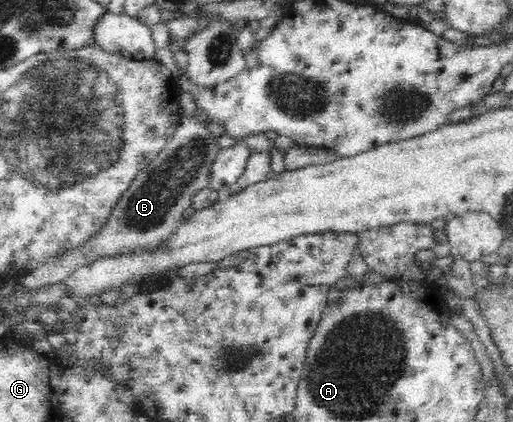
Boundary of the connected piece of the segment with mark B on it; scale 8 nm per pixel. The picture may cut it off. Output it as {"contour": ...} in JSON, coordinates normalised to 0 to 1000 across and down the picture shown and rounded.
{"contour":[[[357,275],[322,353],[285,400],[267,410],[255,441],[224,476],[205,533],[197,533],[197,543],[189,543],[162,581],[101,602],[88,618],[45,637],[31,671],[64,694],[88,675],[125,668],[150,635],[181,623],[189,609],[300,585],[326,571],[359,524],[357,500],[372,488],[376,462],[407,441],[411,391],[429,353],[423,332],[407,301],[392,299],[376,275]]]}

